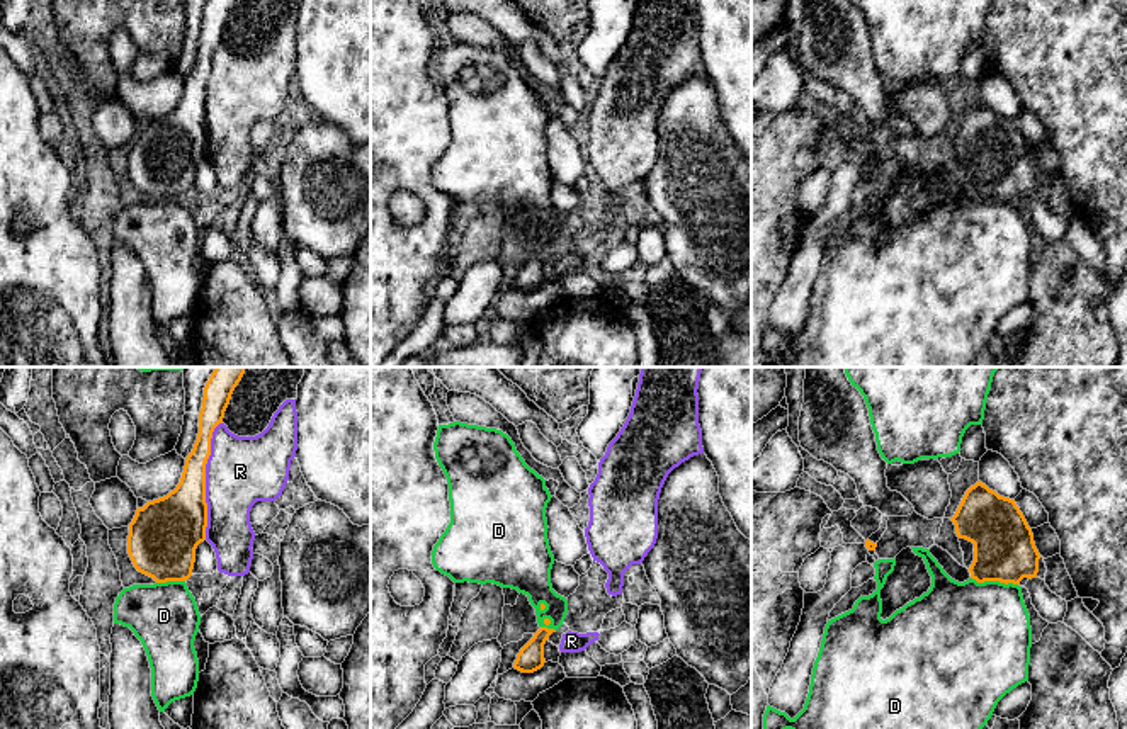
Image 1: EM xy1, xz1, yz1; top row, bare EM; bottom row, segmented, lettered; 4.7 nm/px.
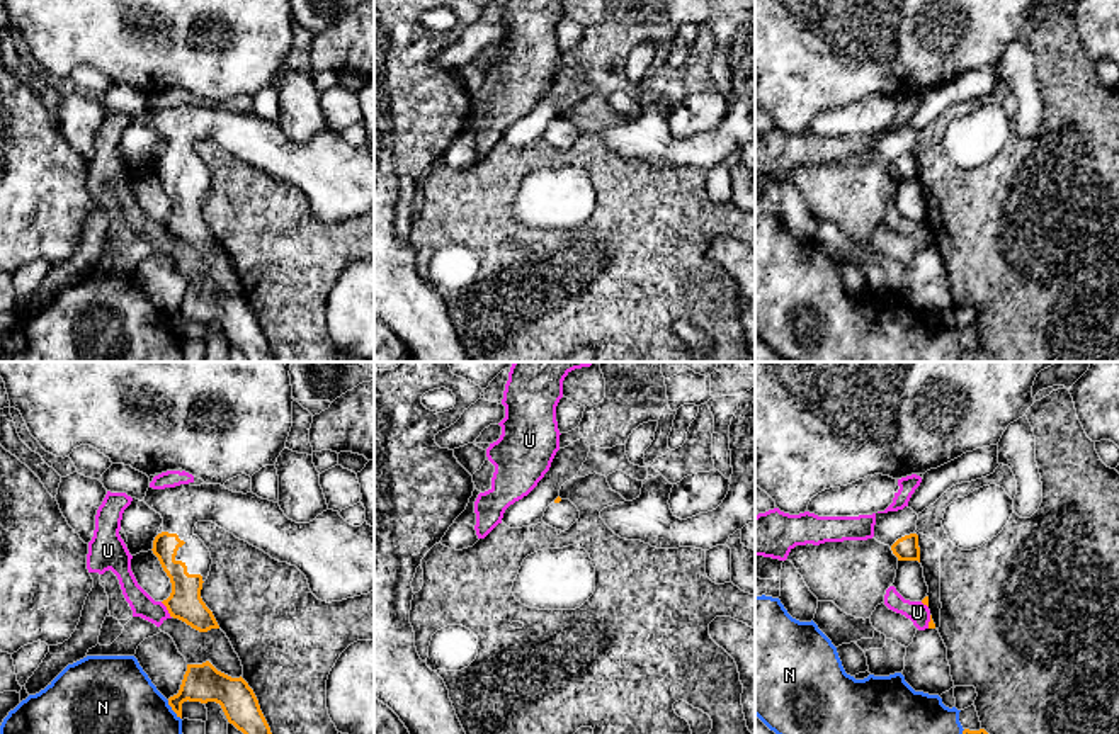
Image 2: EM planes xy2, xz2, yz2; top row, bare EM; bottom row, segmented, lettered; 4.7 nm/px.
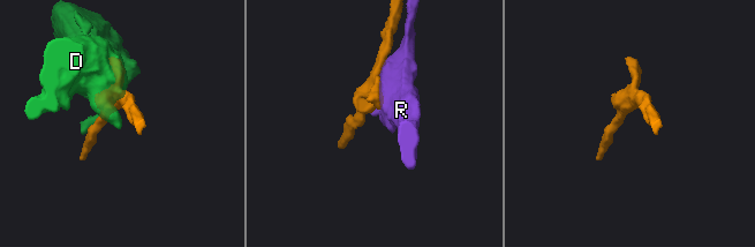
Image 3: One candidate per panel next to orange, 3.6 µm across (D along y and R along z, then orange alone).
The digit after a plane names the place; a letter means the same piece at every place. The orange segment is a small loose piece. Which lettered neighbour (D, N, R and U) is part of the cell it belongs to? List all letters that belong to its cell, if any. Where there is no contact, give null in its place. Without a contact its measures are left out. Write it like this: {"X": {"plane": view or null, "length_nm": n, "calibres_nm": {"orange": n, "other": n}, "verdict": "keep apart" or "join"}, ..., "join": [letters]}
{"D": {"plane": "yz1", "length_nm": 220, "calibres_nm": {"orange": 280, "other": 460}, "verdict": "keep apart"}, "N": {"plane": "xy2", "length_nm": 120, "calibres_nm": {"orange": 180, "other": 500}, "verdict": "keep apart"}, "R": {"plane": "xy1", "length_nm": 550, "calibres_nm": {"orange": 280, "other": 320}, "verdict": "keep apart"}, "U": {"plane": "xy2", "length_nm": 90, "calibres_nm": {"orange": 160, "other": 110}, "verdict": "keep apart"}, "join": []}

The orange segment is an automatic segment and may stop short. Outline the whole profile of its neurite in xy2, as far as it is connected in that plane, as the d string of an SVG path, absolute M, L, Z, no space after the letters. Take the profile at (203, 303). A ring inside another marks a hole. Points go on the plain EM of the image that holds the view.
M209 280L187 284L180 309L168 318L168 325L182 338L184 321L216 321L226 338L241 350L248 362L274 362L270 347L248 302L218 291Z

